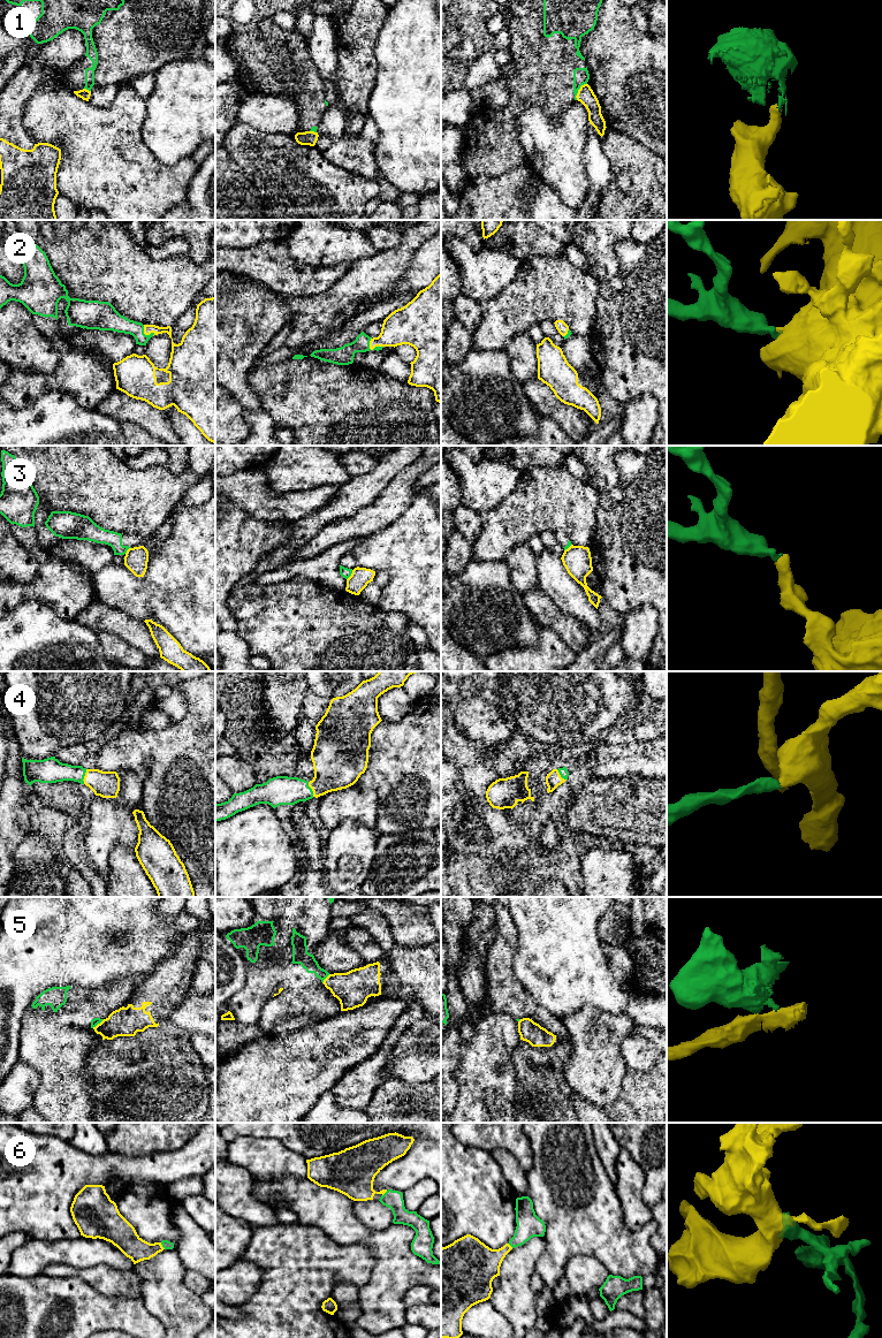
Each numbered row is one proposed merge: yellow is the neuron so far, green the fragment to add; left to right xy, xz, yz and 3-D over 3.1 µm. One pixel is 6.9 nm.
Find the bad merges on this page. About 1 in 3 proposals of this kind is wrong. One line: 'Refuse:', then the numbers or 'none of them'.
Refuse: 1, 3, 5

